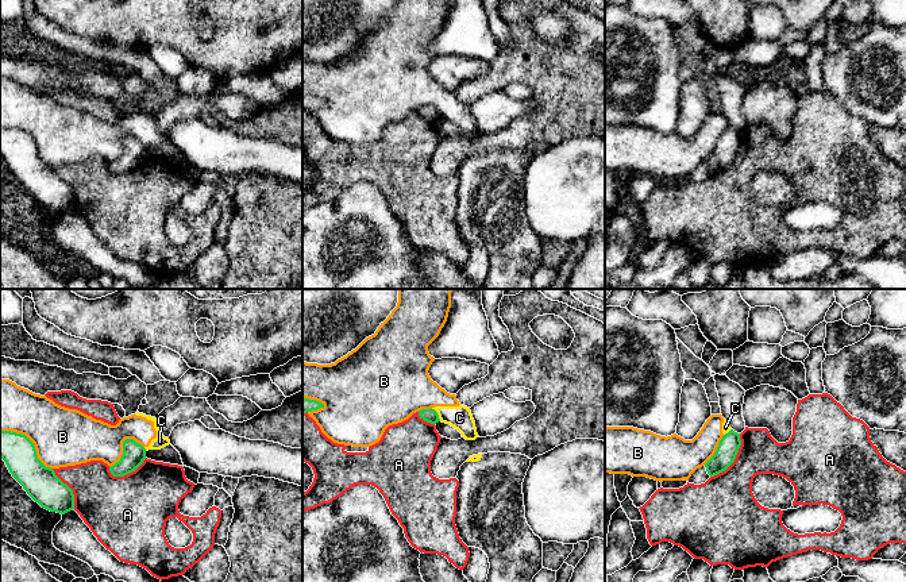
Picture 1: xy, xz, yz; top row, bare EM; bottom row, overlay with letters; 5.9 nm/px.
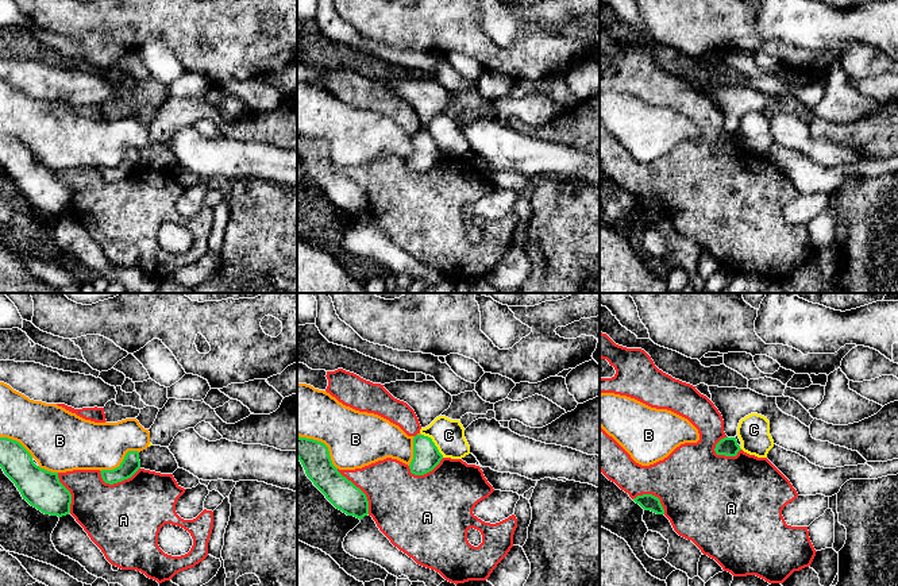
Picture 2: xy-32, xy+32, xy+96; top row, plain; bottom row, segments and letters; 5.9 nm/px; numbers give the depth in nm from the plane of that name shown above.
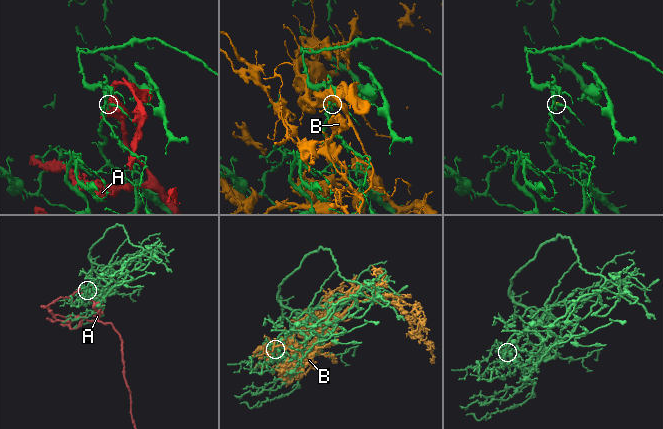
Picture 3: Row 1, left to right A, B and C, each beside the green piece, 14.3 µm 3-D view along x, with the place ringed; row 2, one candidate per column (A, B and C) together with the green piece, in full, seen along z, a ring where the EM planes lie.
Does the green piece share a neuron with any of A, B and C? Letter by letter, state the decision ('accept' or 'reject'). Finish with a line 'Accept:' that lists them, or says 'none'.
A: reject
B: reject
C: reject
Accept: none

